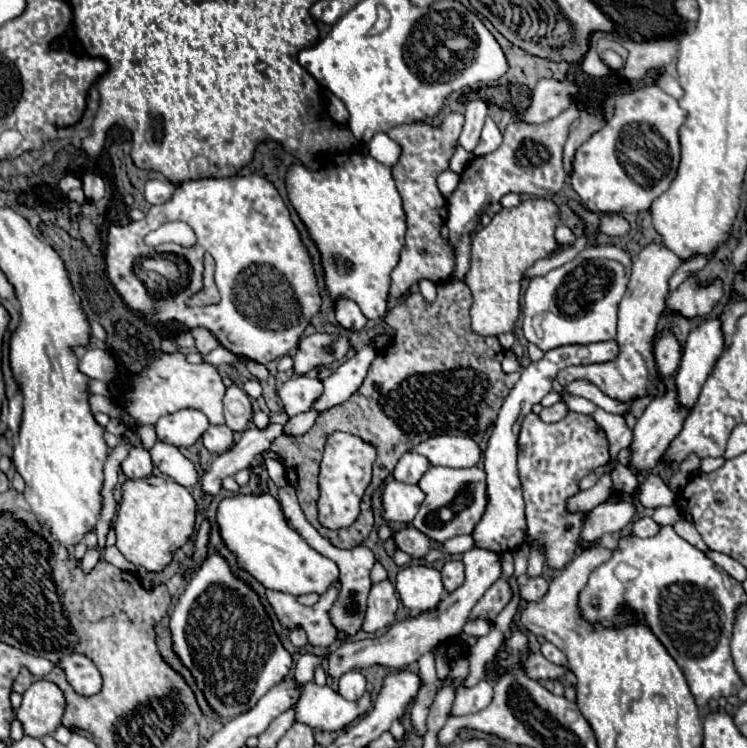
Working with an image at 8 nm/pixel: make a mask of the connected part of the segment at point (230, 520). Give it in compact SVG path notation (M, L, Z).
M269 492L227 496L217 506L217 526L225 548L237 558L243 570L269 590L293 596L317 592L323 594L339 578L337 564L317 554L283 516L281 504Z

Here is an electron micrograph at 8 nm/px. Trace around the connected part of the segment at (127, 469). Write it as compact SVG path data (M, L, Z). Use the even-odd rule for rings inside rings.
M131 448L127 458L121 462L121 470L127 478L145 478L153 470L153 462L147 450Z

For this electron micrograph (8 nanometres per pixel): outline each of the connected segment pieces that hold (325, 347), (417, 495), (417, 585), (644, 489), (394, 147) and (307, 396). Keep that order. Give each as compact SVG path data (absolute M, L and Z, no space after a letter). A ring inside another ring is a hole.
M325 332L305 336L301 338L297 354L293 356L295 374L305 374L313 368L321 368L333 362L339 364L349 348L351 348L351 340L347 336L325 334Z
M389 480L383 486L383 494L381 494L381 516L387 522L409 524L417 514L423 498L425 494L419 490L419 486Z
M411 564L399 570L395 588L401 602L411 610L429 610L439 604L443 596L443 582L439 570L423 564Z
M649 474L643 482L639 482L637 492L633 496L645 508L659 508L659 506L675 504L675 494L657 474Z
M379 132L369 142L369 154L385 166L395 166L401 156L401 148L395 140L391 140L385 132Z
M293 376L279 390L277 396L289 416L297 416L301 412L311 410L313 402L321 396L323 384L311 376Z

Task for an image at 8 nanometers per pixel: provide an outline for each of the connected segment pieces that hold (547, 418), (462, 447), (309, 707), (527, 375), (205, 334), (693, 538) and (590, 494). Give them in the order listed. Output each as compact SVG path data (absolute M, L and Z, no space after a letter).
M555 404L555 406L551 406L551 408L543 408L541 414L539 414L539 418L541 418L543 422L547 422L547 424L553 424L553 422L563 420L563 416L567 416L567 414L569 414L567 404Z
M433 436L423 444L413 448L417 454L425 456L431 466L451 466L451 468L469 468L479 462L481 450L477 442L467 436Z
M309 682L303 688L301 702L297 706L297 722L311 726L313 730L343 730L357 716L371 708L371 694L365 692L355 702L345 702L329 686L317 686Z
M597 342L597 344L585 344L585 346L563 346L563 348L553 348L545 352L545 356L539 362L531 362L523 372L521 378L515 382L511 388L509 396L505 398L499 418L493 426L493 432L487 440L485 448L485 472L487 472L487 512L477 524L473 538L479 548L495 550L495 548L517 548L519 544L525 542L525 504L523 504L523 490L517 474L517 438L521 430L523 418L531 412L531 406L541 402L545 394L551 392L551 382L555 380L557 372L567 366L581 366L581 364L595 364L595 362L609 362L617 356L619 348L617 342Z
M193 328L193 330L189 330L189 332L191 332L191 336L195 338L195 348L201 352L201 356L209 354L213 348L219 346L219 342L215 340L215 336L213 336L207 328Z
M679 520L679 522L675 522L673 524L673 530L681 536L681 538L685 538L689 544L693 544L695 548L699 548L699 550L707 550L707 546L705 546L705 542L701 540L701 536L697 534L697 530L693 528L693 524L691 522L687 522L687 520Z
M605 470L601 474L601 480L597 480L597 484L589 490L577 492L575 496L571 496L571 500L567 500L567 512L591 512L595 506L599 506L601 502L605 502L613 492L613 482L609 472Z

